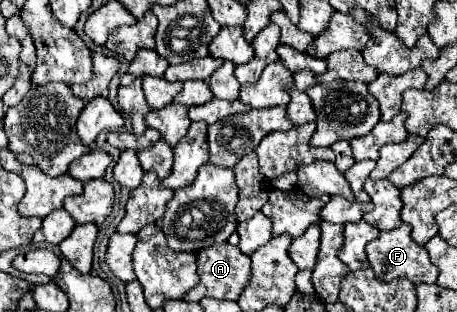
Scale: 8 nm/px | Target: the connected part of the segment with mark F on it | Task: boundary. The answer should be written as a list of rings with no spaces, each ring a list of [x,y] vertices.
[[[402,224],[400,228],[390,230],[390,232],[380,232],[380,236],[366,246],[366,254],[372,264],[372,270],[376,272],[376,278],[384,282],[390,282],[394,278],[408,278],[414,284],[420,284],[420,282],[436,284],[438,268],[430,262],[428,250],[412,240],[408,224]]]

